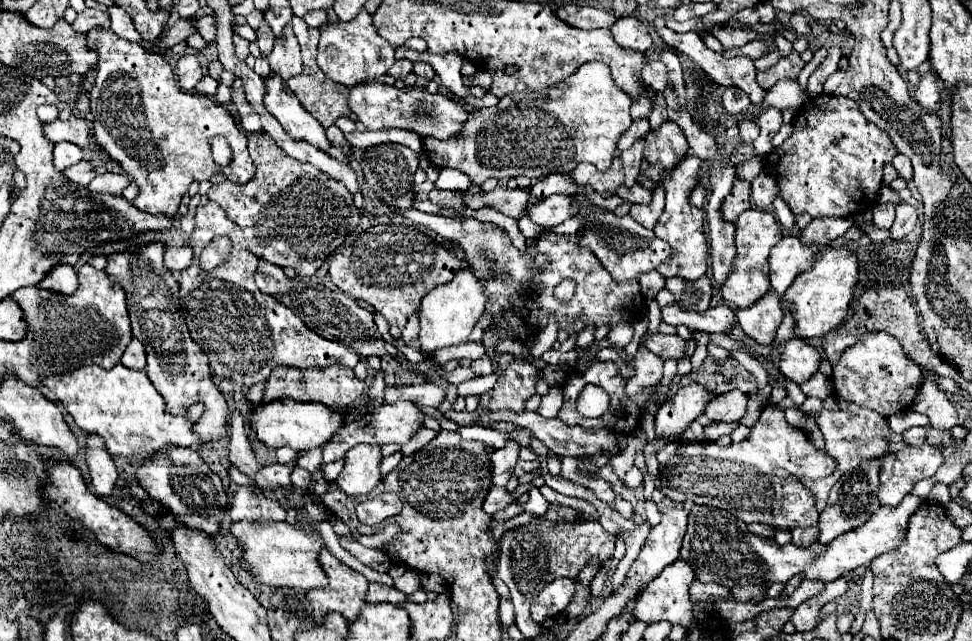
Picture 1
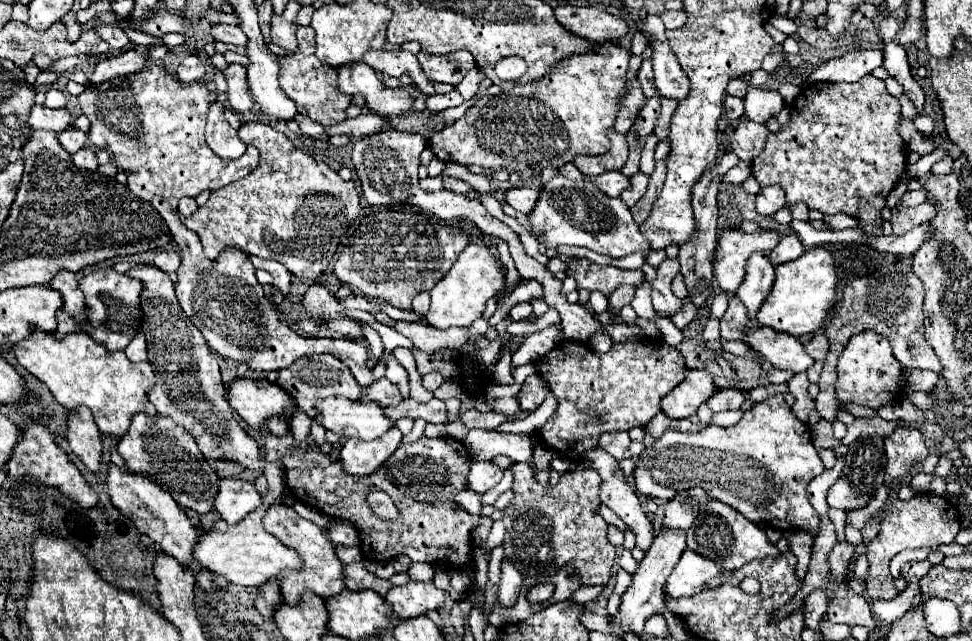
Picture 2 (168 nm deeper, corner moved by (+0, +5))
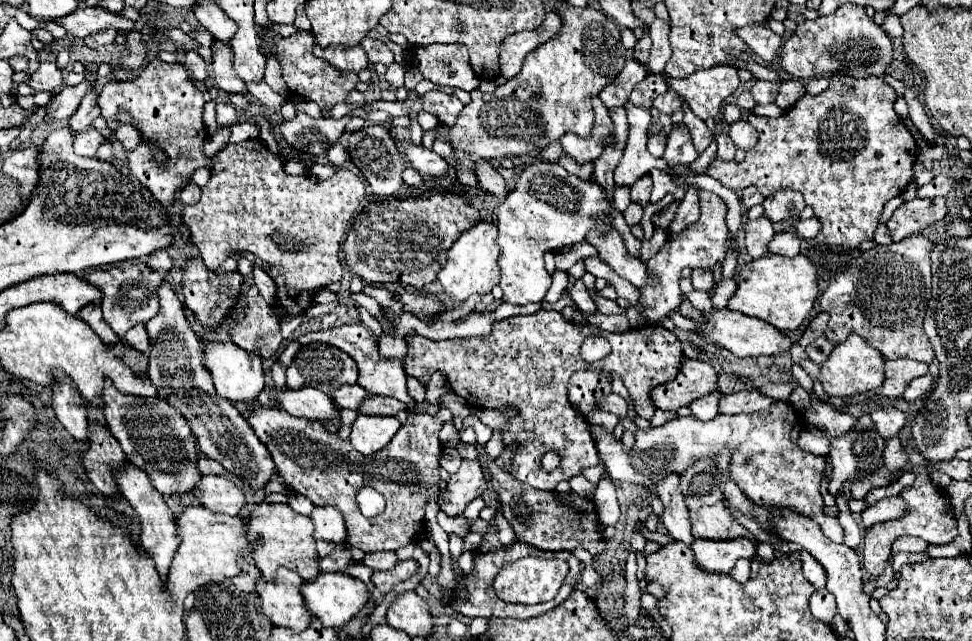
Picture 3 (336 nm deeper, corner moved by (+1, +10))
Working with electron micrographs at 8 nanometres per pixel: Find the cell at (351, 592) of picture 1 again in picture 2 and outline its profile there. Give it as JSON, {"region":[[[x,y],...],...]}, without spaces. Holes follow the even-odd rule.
{"region":[[[270,506],[264,520],[264,530],[270,532],[272,536],[276,536],[284,546],[292,548],[294,552],[298,552],[300,560],[304,560],[304,568],[300,572],[284,572],[284,576],[278,576],[276,580],[280,580],[280,590],[282,590],[282,598],[288,604],[298,604],[300,594],[304,590],[312,590],[322,598],[328,596],[336,596],[340,594],[346,584],[344,584],[344,576],[342,576],[342,562],[336,558],[334,546],[330,544],[330,540],[326,538],[326,534],[322,532],[322,528],[318,528],[316,524],[312,524],[310,520],[304,520],[302,516],[298,516],[294,512],[292,506]]]}

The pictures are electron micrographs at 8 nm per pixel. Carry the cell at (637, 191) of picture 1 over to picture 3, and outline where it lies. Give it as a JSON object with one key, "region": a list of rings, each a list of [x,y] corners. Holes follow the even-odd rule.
{"region":[[[563,155],[559,165],[563,165],[571,175],[576,175],[583,180],[588,180],[593,176],[594,173],[594,163],[588,162],[583,165],[578,165],[575,163],[575,159],[571,159],[569,155]]]}

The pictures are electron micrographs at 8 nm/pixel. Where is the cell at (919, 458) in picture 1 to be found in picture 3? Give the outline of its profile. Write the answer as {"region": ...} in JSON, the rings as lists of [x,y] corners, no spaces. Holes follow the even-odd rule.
{"region":[[[885,407],[885,409],[875,409],[871,413],[871,419],[883,439],[893,439],[899,435],[903,425],[907,423],[907,417],[903,411],[895,407]]]}

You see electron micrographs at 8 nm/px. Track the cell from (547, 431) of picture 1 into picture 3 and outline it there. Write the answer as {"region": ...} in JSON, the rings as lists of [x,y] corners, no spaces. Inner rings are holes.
{"region":[[[371,395],[359,407],[359,413],[363,415],[383,415],[383,417],[396,416],[401,410],[406,410],[405,404],[395,398],[381,395]]]}

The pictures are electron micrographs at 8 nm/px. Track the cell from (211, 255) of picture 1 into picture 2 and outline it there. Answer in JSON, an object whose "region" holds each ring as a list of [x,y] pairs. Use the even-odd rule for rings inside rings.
{"region":[[[244,124],[238,134],[244,142],[258,148],[258,168],[214,190],[208,202],[184,220],[186,228],[198,234],[210,260],[232,246],[252,256],[278,260],[296,278],[318,280],[332,266],[342,238],[342,228],[330,222],[344,220],[350,226],[360,212],[356,184],[352,180],[344,182],[328,164],[304,154],[268,124]]]}

